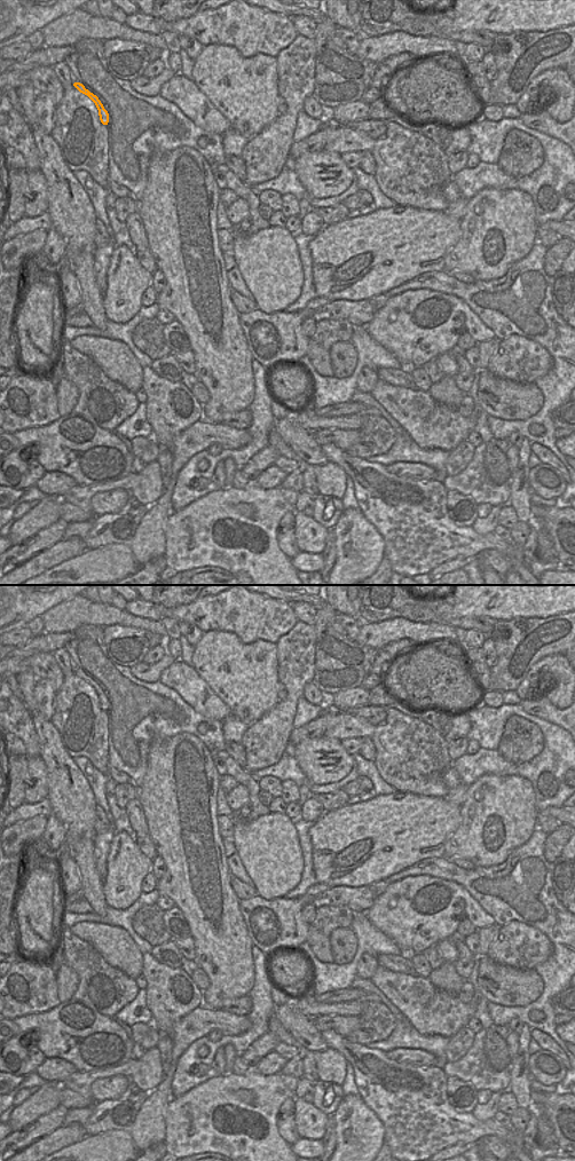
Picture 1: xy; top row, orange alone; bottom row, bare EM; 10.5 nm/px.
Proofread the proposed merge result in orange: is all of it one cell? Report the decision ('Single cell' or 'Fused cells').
Single cell

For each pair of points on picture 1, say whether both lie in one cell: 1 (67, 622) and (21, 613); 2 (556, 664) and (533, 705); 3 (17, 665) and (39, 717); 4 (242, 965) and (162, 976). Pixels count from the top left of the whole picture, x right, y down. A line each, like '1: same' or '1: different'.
1: different
2: different
3: different
4: different

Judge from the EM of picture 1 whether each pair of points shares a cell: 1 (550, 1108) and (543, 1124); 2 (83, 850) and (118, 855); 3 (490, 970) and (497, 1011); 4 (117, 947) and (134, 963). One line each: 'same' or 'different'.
1: different
2: different
3: different
4: same

